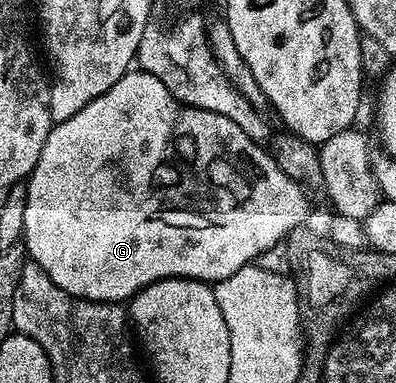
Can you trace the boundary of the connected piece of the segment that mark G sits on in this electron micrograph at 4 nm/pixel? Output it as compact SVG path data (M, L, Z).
M130 70L106 94L94 98L78 114L53 123L50 134L46 138L46 146L42 146L42 154L38 154L38 162L34 170L26 178L26 222L24 223L23 247L36 264L66 294L76 296L80 300L98 300L101 302L128 302L137 292L150 287L159 280L187 278L201 282L215 282L222 278L230 278L238 270L257 259L259 252L268 252L276 243L283 241L289 232L301 227L308 216L309 193L290 176L280 169L275 156L267 147L256 144L238 122L230 122L217 112L186 106L183 100L175 100L154 78L154 74Z

